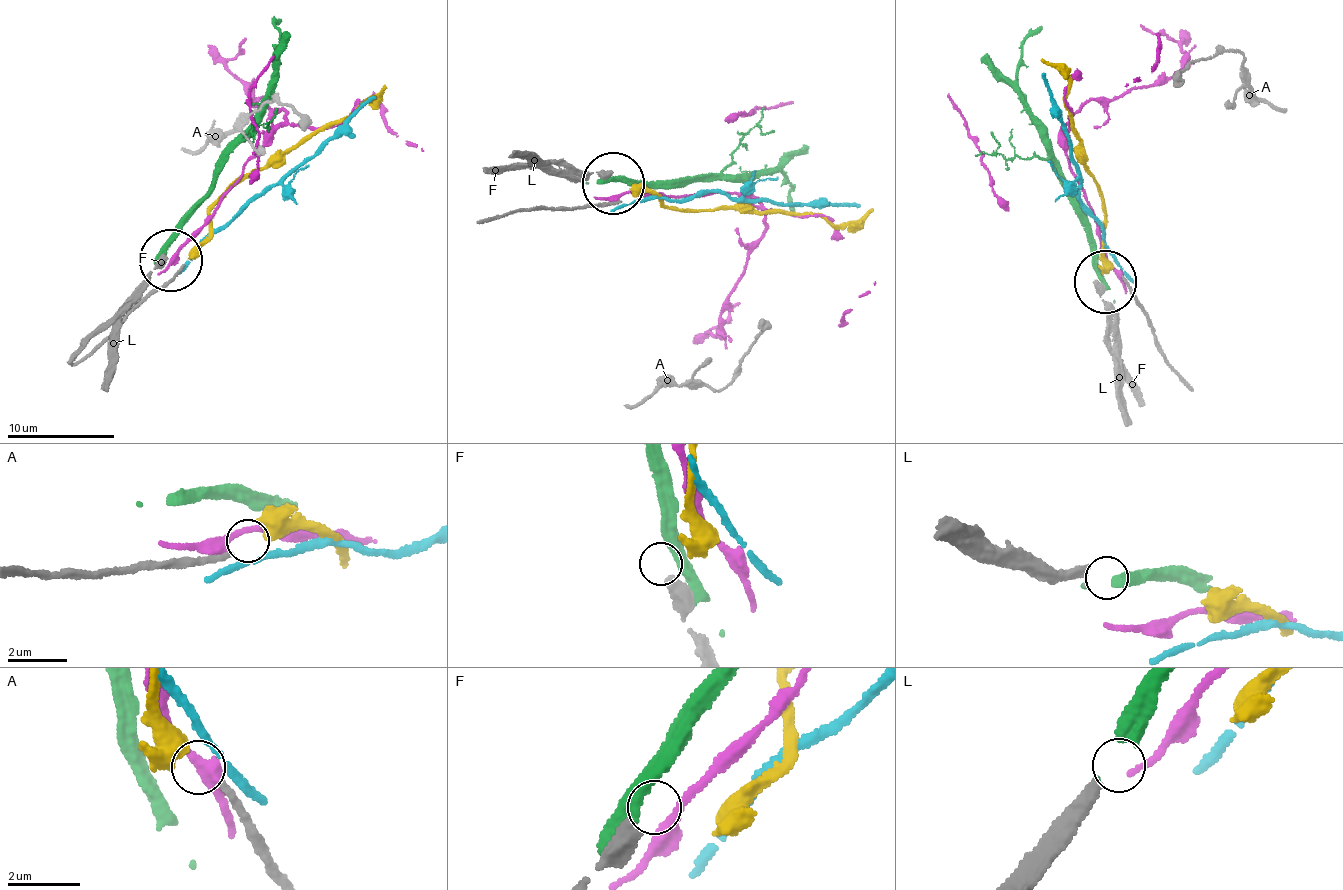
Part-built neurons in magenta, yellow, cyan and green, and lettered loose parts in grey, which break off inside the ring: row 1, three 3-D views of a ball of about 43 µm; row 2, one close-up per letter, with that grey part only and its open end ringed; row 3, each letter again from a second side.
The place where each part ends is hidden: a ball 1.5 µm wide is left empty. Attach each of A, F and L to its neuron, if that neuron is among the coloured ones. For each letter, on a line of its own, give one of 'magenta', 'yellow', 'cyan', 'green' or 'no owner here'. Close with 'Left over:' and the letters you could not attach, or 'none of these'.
A: yellow
F: no owner here
L: green
Left over: F

